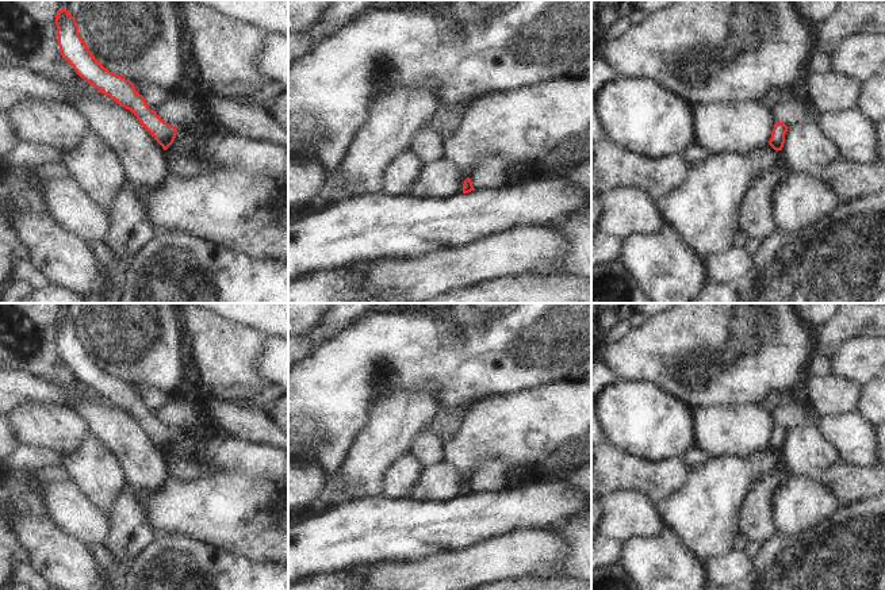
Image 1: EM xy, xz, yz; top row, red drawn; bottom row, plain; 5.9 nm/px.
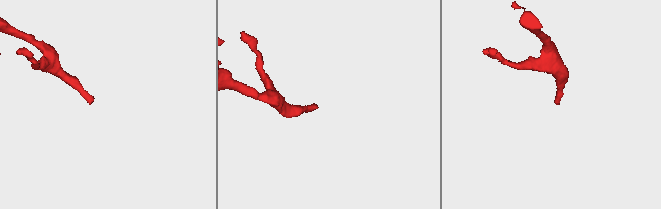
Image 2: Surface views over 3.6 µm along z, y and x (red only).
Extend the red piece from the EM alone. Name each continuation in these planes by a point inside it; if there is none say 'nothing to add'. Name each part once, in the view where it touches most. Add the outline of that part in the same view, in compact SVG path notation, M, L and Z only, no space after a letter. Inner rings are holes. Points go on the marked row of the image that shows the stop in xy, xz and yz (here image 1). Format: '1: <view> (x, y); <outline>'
nothing to add

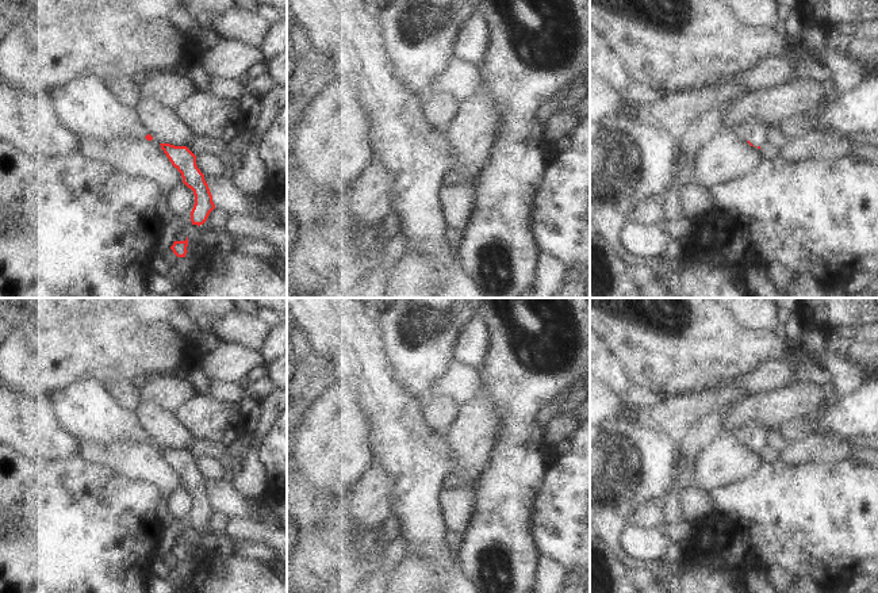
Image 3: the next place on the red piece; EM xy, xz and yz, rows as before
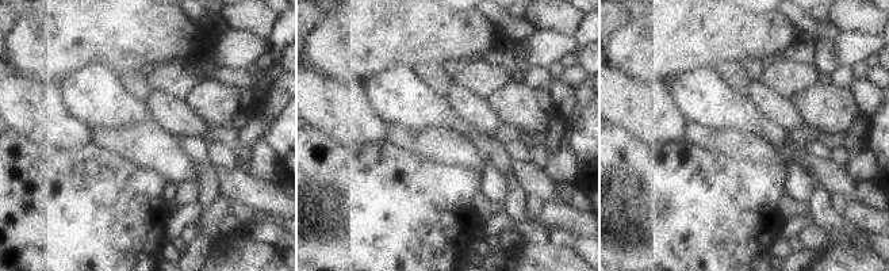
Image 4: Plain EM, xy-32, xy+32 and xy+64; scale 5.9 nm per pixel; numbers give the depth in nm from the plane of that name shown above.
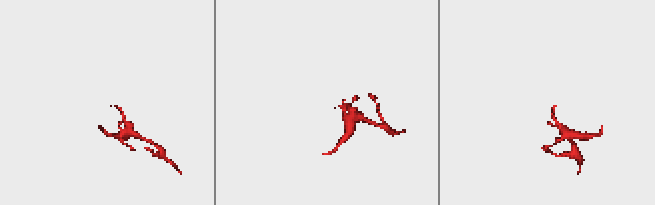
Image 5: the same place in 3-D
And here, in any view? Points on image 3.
1: yz (754, 129); M749 116L735 122L731 130L741 139L749 141L754 146L762 146L767 142L767 134L781 126L768 125L762 116Z

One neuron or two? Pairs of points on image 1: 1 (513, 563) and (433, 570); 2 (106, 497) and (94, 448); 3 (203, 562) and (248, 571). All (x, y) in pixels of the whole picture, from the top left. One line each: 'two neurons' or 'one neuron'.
1: one neuron
2: one neuron
3: one neuron

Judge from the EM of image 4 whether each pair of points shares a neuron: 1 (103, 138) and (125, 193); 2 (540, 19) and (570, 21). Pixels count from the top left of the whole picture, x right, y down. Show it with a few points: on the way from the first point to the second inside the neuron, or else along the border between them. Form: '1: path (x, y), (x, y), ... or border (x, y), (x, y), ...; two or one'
1: border (94, 142), (122, 153), (135, 163); two
2: path (547, 19), (563, 19); one

